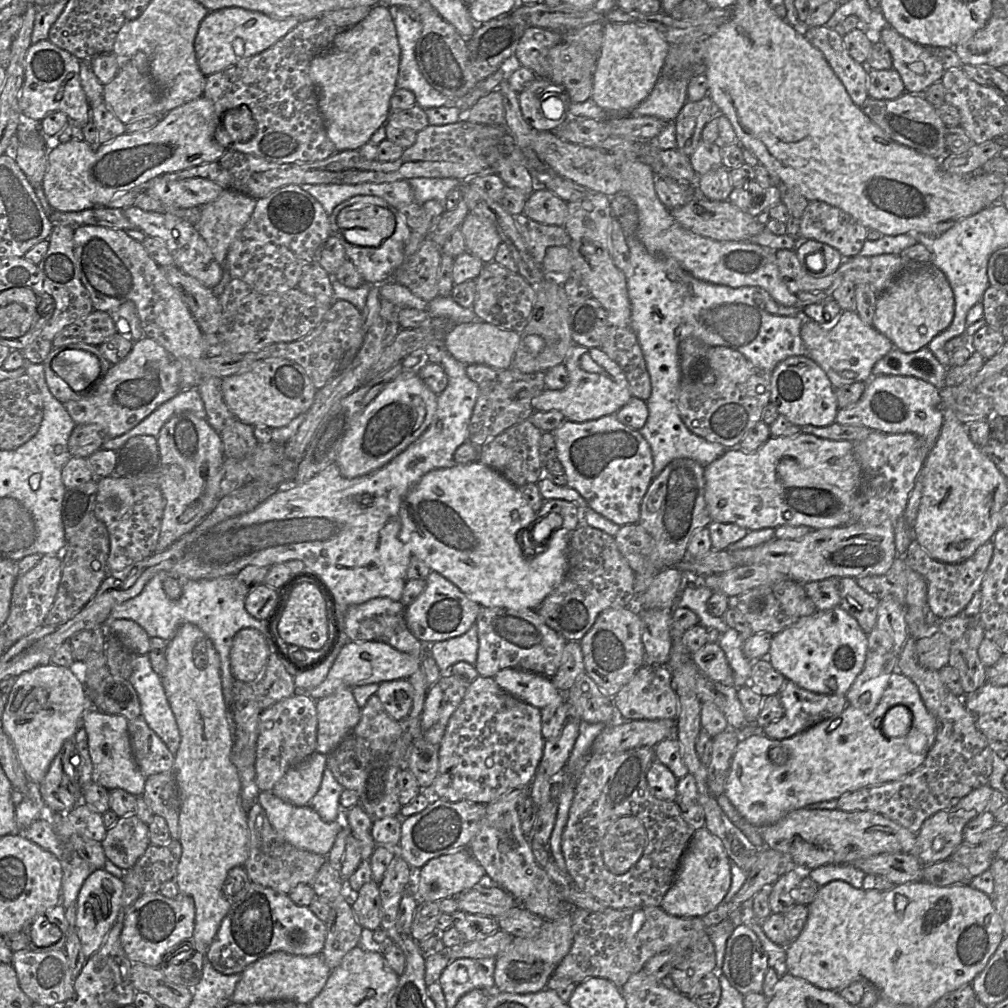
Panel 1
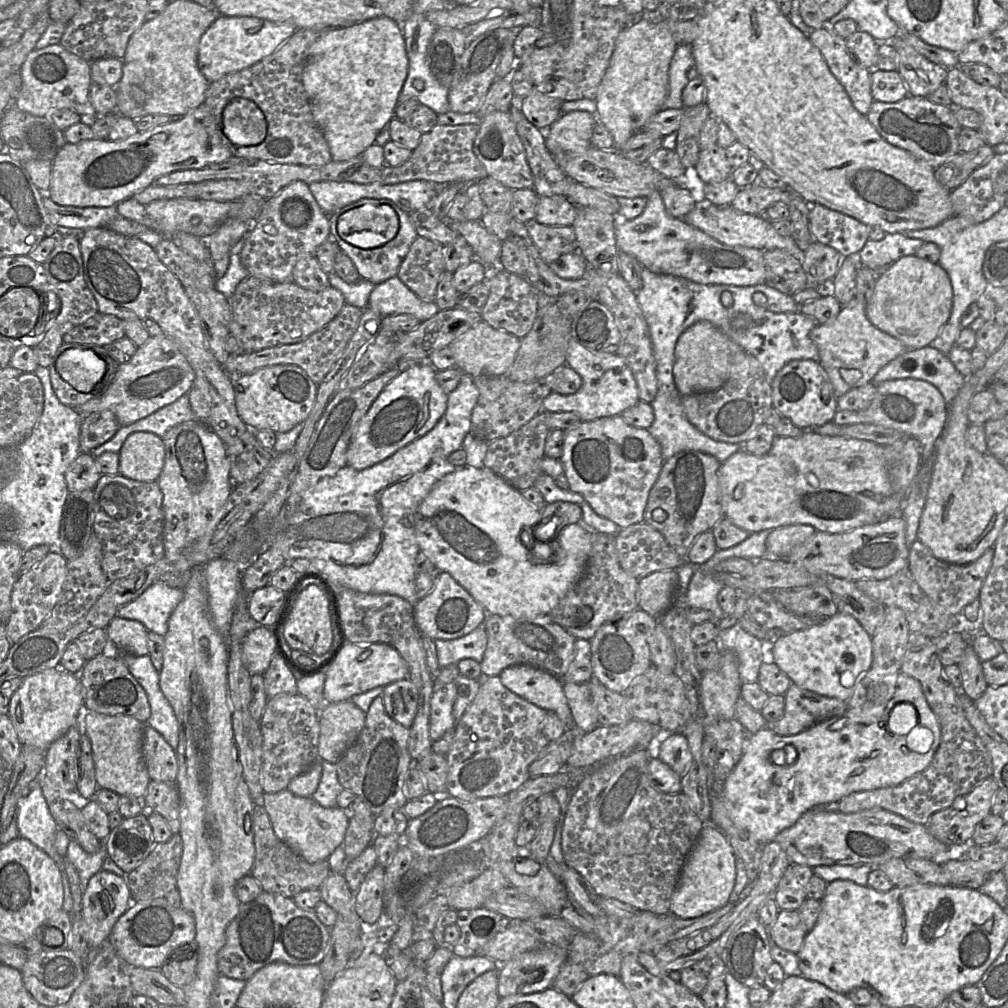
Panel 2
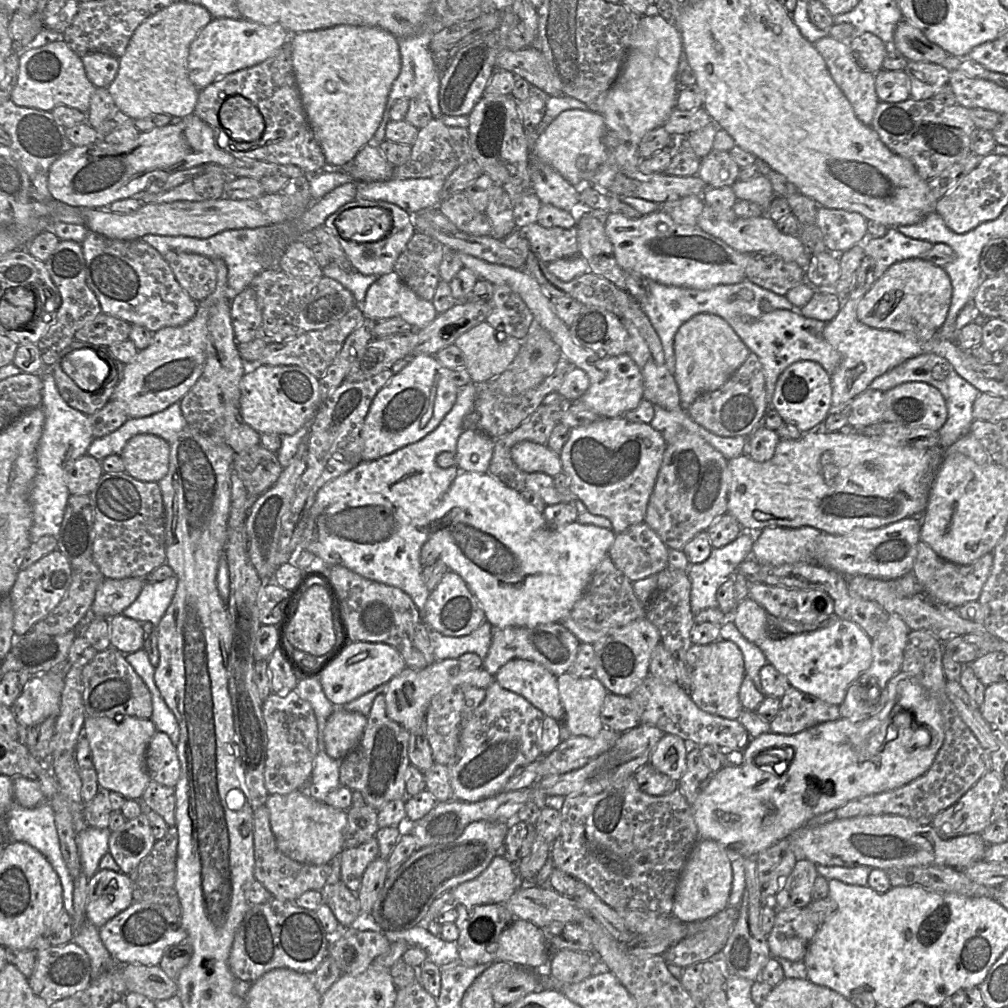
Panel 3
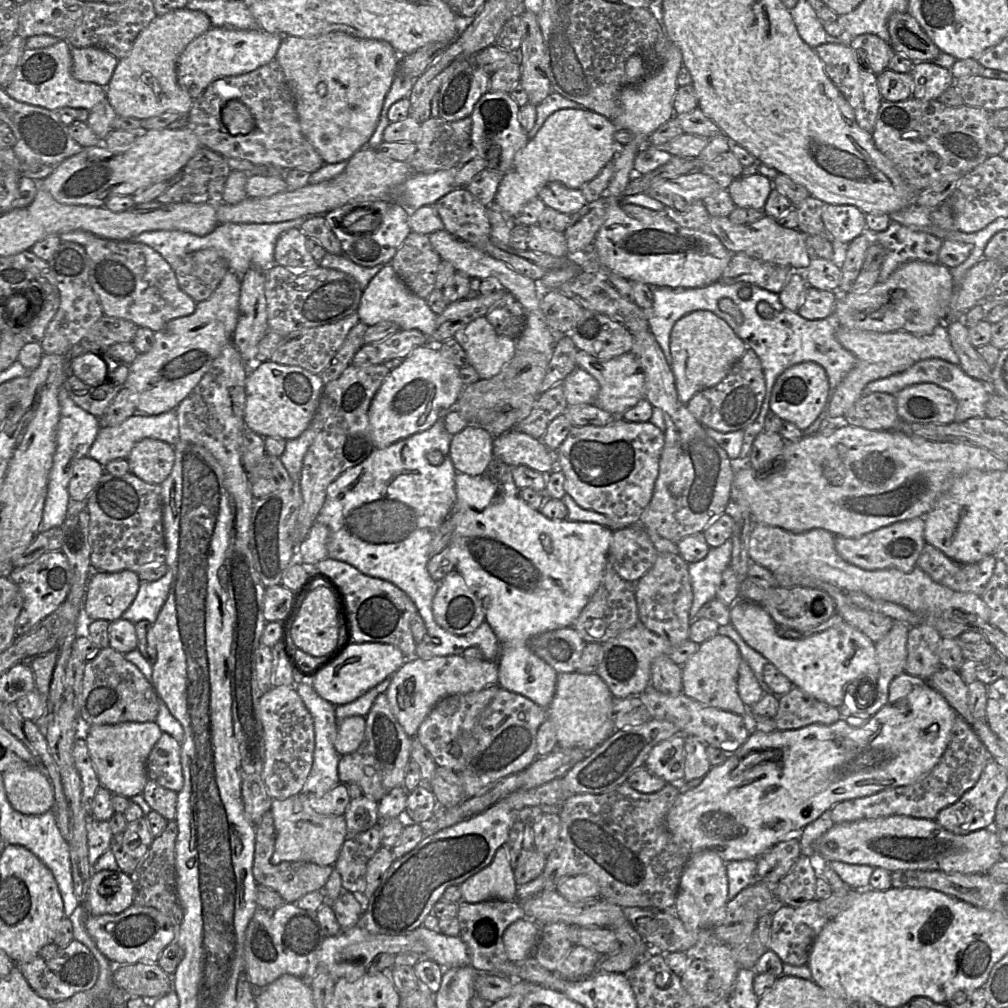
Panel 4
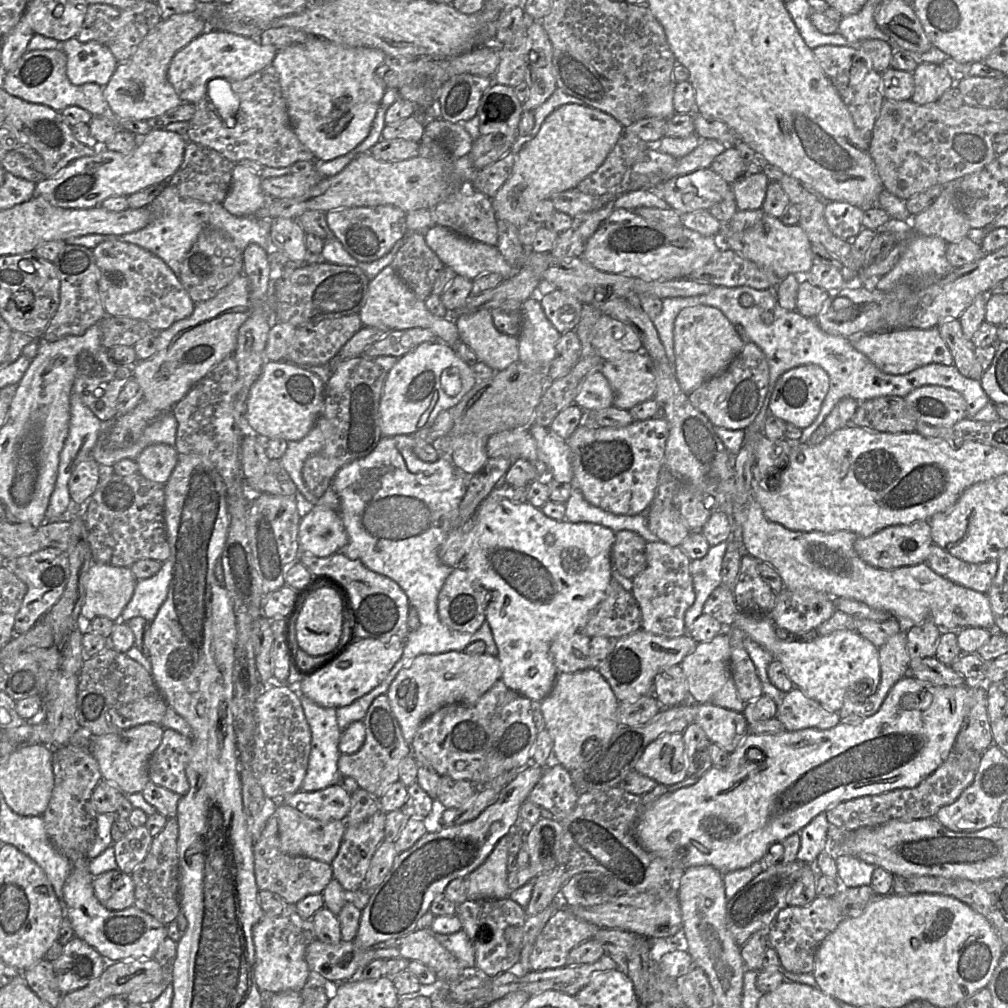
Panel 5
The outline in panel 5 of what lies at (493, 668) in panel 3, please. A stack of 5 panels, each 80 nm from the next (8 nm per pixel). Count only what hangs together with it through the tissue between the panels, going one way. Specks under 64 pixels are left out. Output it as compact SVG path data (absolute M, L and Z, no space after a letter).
M583 632L563 635L550 645L550 655L558 673L575 673L590 668L590 641Z

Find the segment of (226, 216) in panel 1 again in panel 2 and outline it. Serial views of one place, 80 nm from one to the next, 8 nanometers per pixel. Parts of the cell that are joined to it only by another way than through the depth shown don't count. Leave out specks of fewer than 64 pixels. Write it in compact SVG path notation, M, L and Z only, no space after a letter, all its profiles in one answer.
M229 218L205 239L210 252L210 262L217 278L226 273L232 247L245 236L253 223L254 221Z

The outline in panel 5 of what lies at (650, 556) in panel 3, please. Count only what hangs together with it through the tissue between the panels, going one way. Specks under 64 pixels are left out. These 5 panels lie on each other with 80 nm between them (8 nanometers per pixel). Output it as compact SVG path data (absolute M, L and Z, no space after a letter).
M617 532L612 546L612 570L632 580L646 566L646 543L646 540L635 532Z

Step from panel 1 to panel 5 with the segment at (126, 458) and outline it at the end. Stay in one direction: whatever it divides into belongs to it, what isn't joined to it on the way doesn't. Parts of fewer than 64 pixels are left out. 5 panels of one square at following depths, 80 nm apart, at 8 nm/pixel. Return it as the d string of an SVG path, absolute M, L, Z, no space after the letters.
M151 444L145 447L136 458L138 473L146 479L166 484L177 462L179 453L174 446Z

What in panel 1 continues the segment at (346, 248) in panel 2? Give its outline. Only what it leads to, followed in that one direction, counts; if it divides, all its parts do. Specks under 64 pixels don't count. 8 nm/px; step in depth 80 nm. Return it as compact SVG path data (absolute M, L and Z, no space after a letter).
M388 203L387 209L395 218L395 228L385 241L375 245L358 245L343 238L336 222L338 214L328 215L332 235L341 240L347 259L371 285L380 285L394 278L395 271L404 261L405 246L412 231L396 207Z

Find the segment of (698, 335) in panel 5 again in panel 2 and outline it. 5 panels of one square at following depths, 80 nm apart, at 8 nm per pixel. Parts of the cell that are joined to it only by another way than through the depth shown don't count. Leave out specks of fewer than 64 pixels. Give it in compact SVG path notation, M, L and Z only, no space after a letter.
M702 320L688 327L675 346L673 376L682 396L715 391L727 381L734 355L743 350L711 322Z

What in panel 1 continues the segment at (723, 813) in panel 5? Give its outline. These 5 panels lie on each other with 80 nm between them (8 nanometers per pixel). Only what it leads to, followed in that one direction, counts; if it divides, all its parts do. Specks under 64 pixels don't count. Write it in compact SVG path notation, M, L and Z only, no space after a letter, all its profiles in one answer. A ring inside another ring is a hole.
M895 670L889 674L881 698L871 713L865 713L847 704L839 715L826 719L790 738L775 740L764 733L758 733L741 740L732 757L724 793L749 823L756 827L771 825L793 810L805 808L817 802L837 800L843 794L868 786L902 779L924 762L928 751L934 744L935 735L935 719L927 710L917 686ZM895 705L903 705L910 710L912 725L905 736L887 737L883 734L881 725L887 711ZM777 748L787 753L787 759L783 763L775 763L770 757L771 751Z

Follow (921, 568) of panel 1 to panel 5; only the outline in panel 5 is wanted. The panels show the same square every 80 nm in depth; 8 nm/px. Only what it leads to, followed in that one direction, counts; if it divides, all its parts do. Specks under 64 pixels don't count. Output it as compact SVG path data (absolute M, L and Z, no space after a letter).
M932 544L926 563L937 574L966 588L987 593L998 571L997 559L969 563Z

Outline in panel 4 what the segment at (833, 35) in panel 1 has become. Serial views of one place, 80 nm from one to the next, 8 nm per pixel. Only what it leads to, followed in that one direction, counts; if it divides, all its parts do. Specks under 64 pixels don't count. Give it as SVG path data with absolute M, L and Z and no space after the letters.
M824 43L813 48L824 64L828 77L852 107L858 125L865 131L874 130L878 110L883 98L880 94L877 75L861 66L856 51L843 43Z

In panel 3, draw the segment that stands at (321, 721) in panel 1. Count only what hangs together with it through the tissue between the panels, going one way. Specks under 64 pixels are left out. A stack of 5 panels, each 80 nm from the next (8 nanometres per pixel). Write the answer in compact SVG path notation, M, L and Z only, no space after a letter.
M336 708L324 729L327 754L333 759L342 760L356 748L366 725L366 716Z

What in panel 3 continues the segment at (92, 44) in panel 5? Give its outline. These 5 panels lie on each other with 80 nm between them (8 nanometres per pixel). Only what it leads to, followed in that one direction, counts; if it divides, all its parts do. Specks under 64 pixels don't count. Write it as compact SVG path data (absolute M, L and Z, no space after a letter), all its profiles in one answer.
M92 52L81 56L87 78L95 87L108 87L115 79L119 69L119 58Z

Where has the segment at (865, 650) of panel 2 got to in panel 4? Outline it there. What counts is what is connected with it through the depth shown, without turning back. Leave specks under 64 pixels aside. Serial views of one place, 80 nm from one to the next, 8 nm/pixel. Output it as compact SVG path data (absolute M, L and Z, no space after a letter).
M737 600L730 608L730 623L743 640L768 659L794 687L830 706L838 708L844 701L847 686L858 678L877 680L875 643L846 622L802 639L784 639L776 634L775 622L760 604Z

